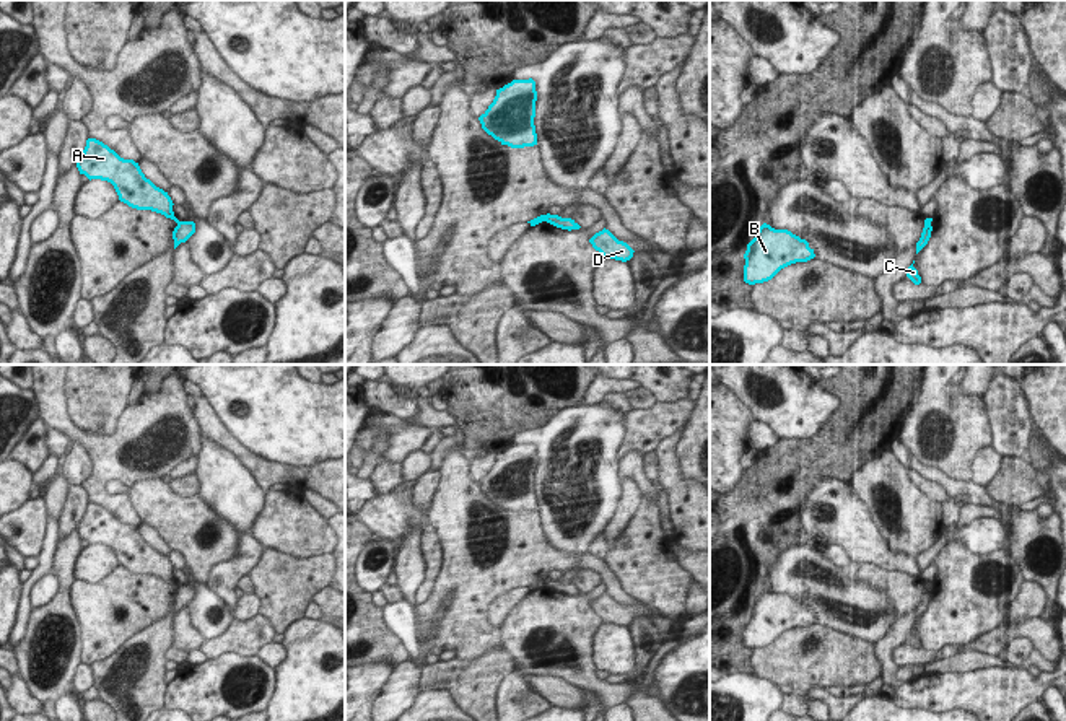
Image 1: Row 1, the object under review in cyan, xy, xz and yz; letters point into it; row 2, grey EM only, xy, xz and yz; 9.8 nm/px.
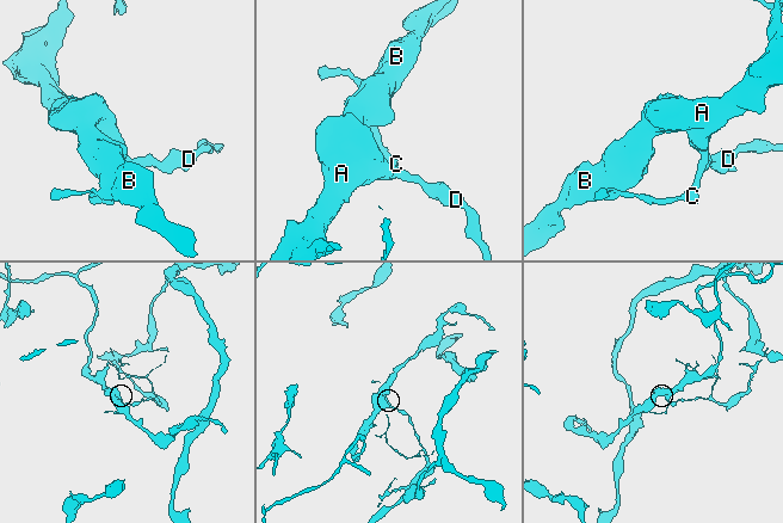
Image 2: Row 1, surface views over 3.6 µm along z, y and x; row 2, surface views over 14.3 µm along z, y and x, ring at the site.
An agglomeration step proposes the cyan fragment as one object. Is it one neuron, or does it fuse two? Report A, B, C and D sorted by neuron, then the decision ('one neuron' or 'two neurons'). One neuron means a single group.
A B / C D | two neurons

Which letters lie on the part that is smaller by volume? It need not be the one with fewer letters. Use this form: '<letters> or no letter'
C, D

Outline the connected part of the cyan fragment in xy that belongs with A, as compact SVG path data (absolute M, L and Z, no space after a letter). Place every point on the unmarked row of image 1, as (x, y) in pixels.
M88 503L76 526L80 539L90 545L101 544L114 550L119 565L137 575L151 575L166 583L179 584L173 576L173 565L163 553L145 542L138 527L120 522L114 514L96 503Z

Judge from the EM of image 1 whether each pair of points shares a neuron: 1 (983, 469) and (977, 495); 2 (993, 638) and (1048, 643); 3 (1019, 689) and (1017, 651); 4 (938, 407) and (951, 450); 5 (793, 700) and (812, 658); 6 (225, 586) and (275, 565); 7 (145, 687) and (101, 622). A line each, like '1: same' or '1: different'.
1: different
2: same
3: different
4: same
5: different
6: different
7: different

